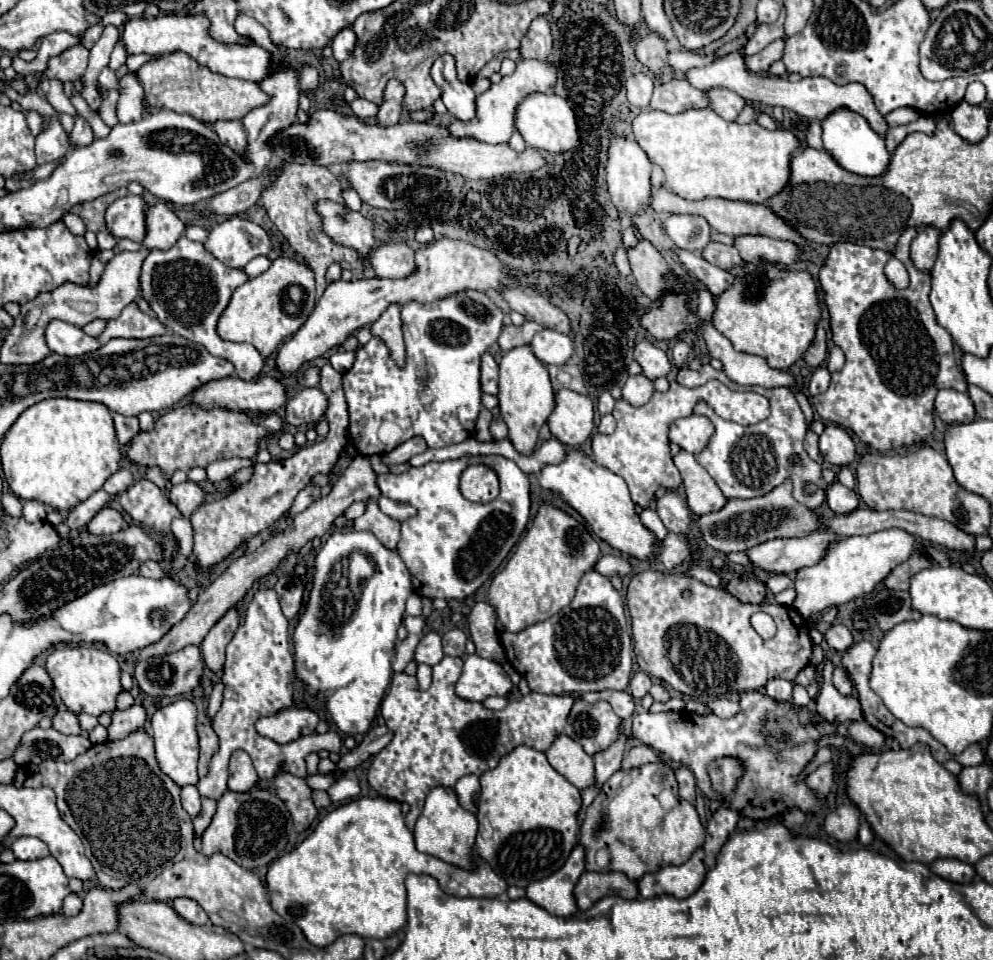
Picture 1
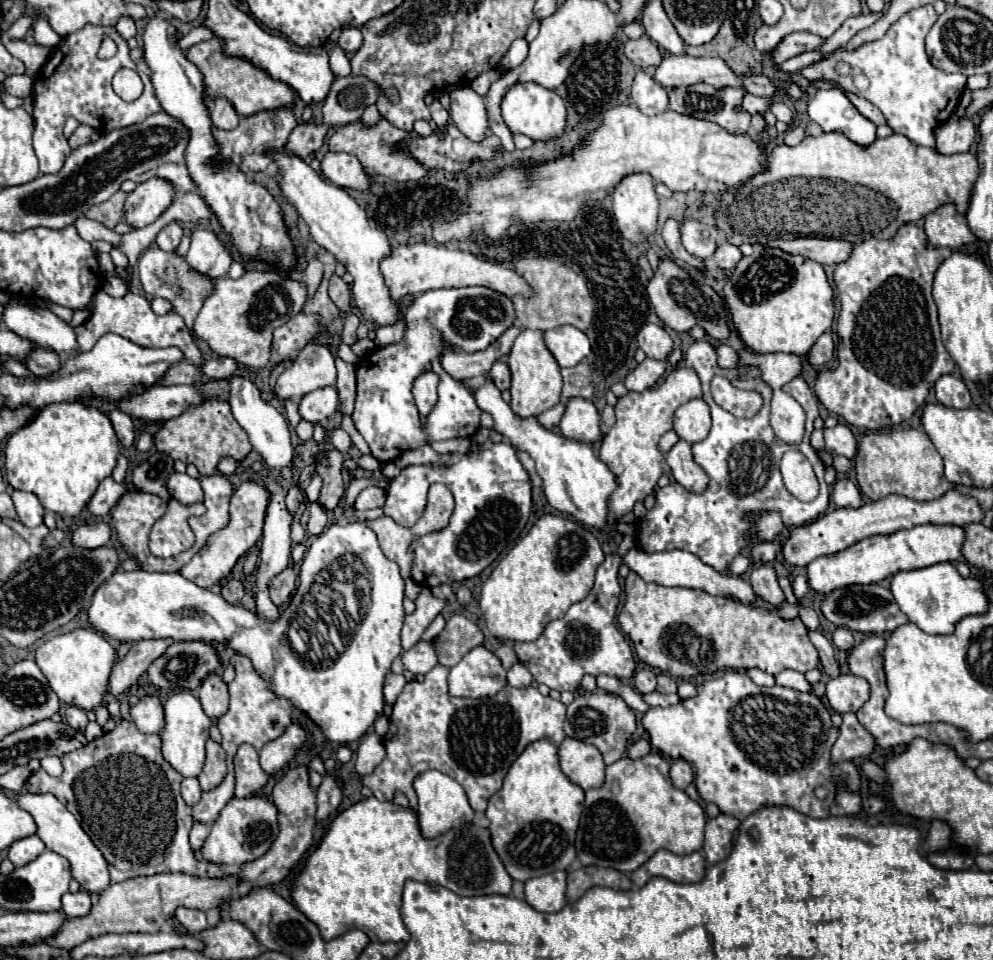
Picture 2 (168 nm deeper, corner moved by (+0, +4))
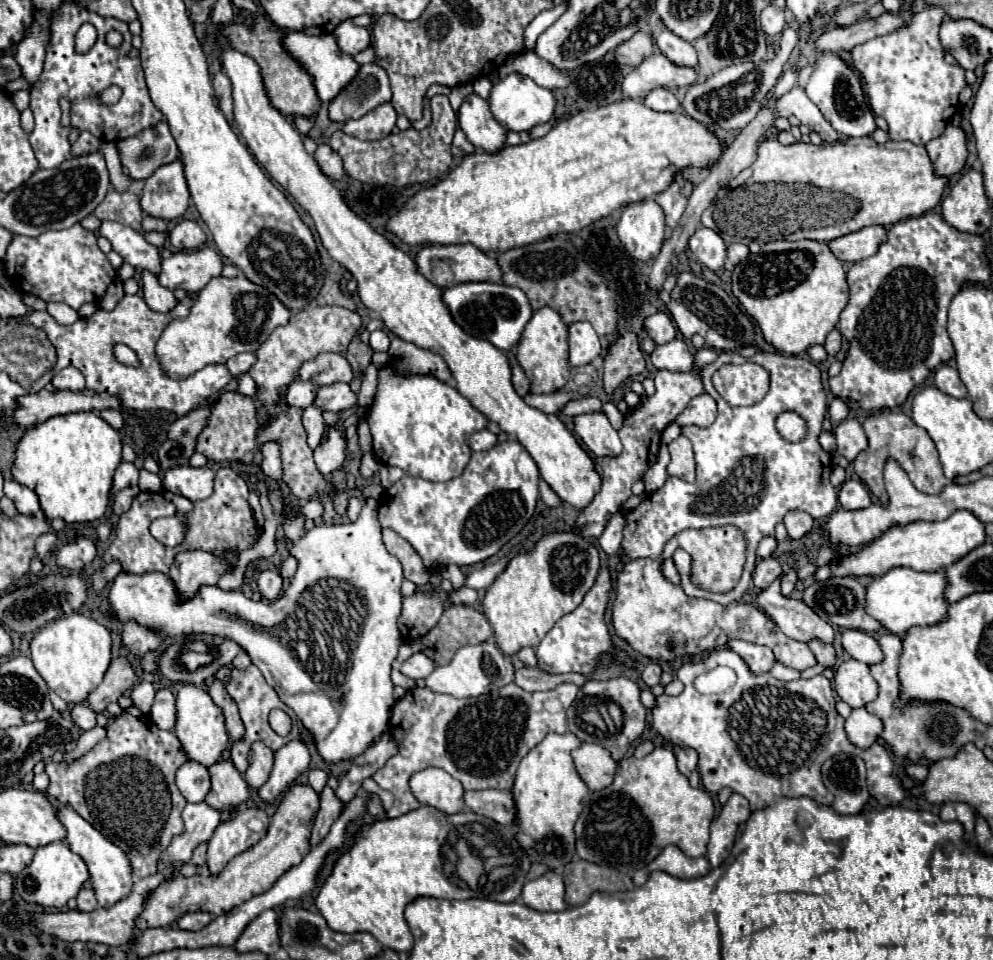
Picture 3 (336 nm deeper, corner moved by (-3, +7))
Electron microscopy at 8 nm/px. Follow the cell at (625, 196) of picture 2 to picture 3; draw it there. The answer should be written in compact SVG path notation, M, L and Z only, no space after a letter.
M654 200L630 202L618 222L618 238L630 256L638 260L656 258L664 240L664 212Z

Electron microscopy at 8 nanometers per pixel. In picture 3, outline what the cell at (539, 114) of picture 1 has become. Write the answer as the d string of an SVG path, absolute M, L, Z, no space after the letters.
M510 74L508 78L496 82L490 92L488 102L490 102L490 110L492 110L494 118L500 124L506 124L506 128L514 130L514 132L524 132L524 130L530 130L538 124L552 120L554 110L556 110L554 94L548 88L542 88L536 82L532 82L530 78L520 76L520 74Z

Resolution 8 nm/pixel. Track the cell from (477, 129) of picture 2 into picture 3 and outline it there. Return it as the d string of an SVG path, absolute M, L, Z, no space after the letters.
M474 92L462 102L458 110L458 124L466 132L468 140L486 152L496 152L506 142L506 128L492 118L488 102Z

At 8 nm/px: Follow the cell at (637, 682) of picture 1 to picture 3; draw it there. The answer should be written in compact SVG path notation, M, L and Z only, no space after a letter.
M650 662L650 664L644 668L644 672L642 672L642 680L644 680L644 684L646 684L648 688L652 688L652 686L656 686L656 684L660 682L660 674L662 674L660 664L658 664L658 662Z

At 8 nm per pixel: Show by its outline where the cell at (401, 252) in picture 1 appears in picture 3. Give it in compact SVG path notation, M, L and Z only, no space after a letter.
M430 244L420 248L420 252L414 258L420 274L428 278L434 286L440 288L452 288L462 282L502 282L500 266L494 258L488 258L482 250L478 250L472 244L454 244L454 246L444 246L444 244Z

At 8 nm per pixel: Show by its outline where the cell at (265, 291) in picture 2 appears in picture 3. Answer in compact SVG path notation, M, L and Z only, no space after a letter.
M238 274L236 278L212 278L200 290L188 318L172 320L162 332L156 344L156 356L168 376L184 378L212 362L224 364L240 352L256 352L274 328L288 324L290 314L292 312L274 294L248 282L244 274Z

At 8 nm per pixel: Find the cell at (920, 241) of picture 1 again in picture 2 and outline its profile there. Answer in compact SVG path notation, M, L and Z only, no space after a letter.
M945 203L937 211L929 213L923 227L931 247L955 249L967 243L977 243L977 237L967 225L967 217L961 215L953 203Z

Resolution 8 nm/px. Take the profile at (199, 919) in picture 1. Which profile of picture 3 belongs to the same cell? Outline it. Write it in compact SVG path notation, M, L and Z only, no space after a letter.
M188 912L188 914L180 916L178 926L184 930L202 930L210 920L212 920L212 916L208 912Z

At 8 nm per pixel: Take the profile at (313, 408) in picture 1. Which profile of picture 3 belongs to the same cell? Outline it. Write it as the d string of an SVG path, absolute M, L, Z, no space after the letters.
M336 382L330 386L320 386L318 394L314 398L314 406L320 408L322 412L326 412L326 410L338 412L338 410L346 410L354 404L356 404L356 394L350 390L348 384L342 384L342 382Z

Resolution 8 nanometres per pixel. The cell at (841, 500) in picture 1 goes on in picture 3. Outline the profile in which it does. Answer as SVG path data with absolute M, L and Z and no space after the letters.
M846 480L838 492L838 500L840 506L844 510L860 510L860 508L868 508L872 504L868 490L864 488L862 482L856 480Z

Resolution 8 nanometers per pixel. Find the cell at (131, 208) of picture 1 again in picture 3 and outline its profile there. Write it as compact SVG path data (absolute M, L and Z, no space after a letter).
M180 160L160 166L150 178L144 180L140 208L148 216L174 220L186 212L188 202L190 192Z

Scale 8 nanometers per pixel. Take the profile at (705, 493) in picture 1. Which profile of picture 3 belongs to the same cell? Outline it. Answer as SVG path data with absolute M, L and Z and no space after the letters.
M680 436L668 444L668 450L672 456L672 460L668 464L668 476L676 476L676 478L682 478L686 482L694 482L696 472L694 472L692 442L686 436Z

